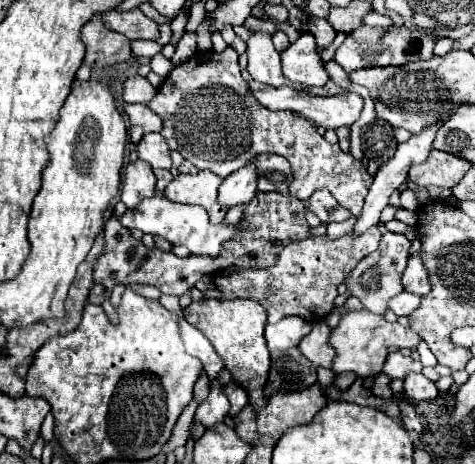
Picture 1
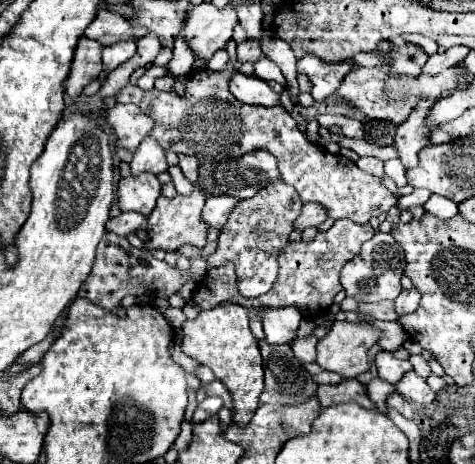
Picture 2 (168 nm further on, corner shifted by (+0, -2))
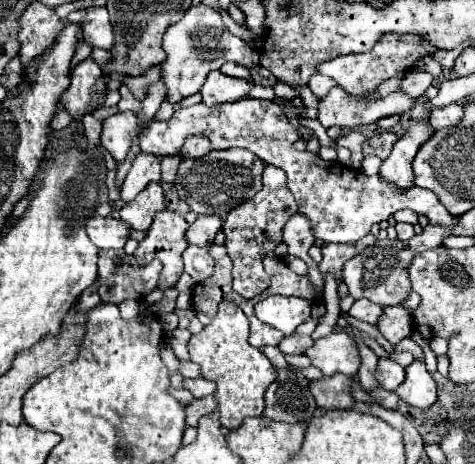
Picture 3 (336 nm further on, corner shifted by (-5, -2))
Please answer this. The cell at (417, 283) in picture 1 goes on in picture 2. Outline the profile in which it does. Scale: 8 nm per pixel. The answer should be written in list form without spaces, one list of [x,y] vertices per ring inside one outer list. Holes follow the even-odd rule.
[[[404,290],[396,300],[394,300],[394,310],[398,310],[398,318],[404,314],[410,314],[418,308],[420,304],[420,294],[418,290]]]

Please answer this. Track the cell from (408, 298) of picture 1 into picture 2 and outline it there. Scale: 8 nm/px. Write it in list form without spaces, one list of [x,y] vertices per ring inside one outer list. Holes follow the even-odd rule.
[[[378,302],[378,304],[358,304],[358,312],[364,316],[372,316],[376,320],[398,320],[394,312],[394,302]]]

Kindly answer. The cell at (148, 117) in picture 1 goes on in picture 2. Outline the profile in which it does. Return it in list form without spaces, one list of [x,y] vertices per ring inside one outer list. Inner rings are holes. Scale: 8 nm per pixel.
[[[116,104],[106,112],[106,122],[114,130],[114,150],[122,162],[130,162],[138,144],[154,128],[154,120],[134,104]]]

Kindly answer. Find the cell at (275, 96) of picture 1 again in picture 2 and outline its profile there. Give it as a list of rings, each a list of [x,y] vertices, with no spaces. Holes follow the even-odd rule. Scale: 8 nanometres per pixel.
[[[234,74],[230,78],[230,92],[236,100],[244,104],[258,104],[258,106],[276,106],[280,104],[280,94],[276,94],[264,80],[256,76]]]

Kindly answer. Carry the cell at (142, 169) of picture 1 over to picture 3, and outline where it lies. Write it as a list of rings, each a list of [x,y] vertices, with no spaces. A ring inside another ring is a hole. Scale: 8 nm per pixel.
[[[151,182],[131,202],[123,204],[123,208],[119,210],[119,218],[131,224],[131,228],[135,230],[147,230],[159,210],[165,210],[163,188],[159,182]]]

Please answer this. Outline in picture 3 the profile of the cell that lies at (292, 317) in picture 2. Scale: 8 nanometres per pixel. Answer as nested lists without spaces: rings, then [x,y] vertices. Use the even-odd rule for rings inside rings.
[[[267,296],[255,304],[255,316],[283,332],[283,336],[291,336],[295,328],[311,316],[311,302],[295,296]]]

